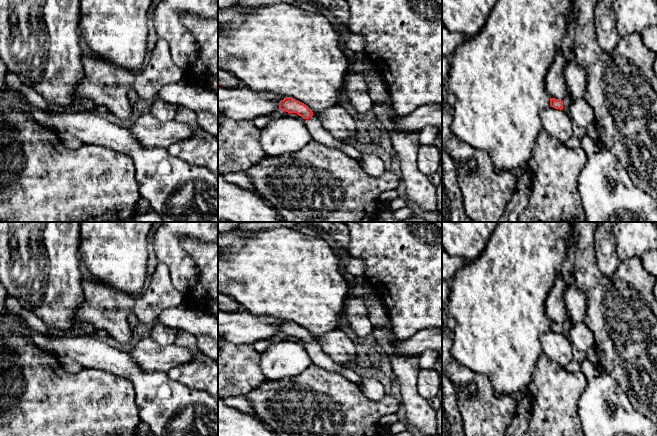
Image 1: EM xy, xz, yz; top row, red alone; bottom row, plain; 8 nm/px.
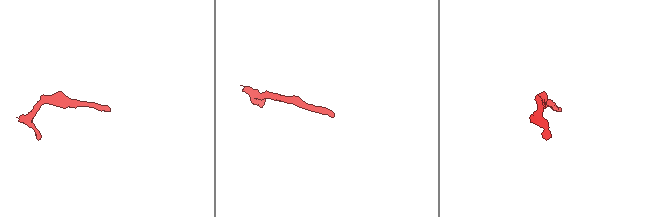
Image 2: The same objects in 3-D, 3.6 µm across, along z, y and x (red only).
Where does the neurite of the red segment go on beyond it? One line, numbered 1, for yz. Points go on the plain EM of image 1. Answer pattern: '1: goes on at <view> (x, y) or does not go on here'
1: goes on at yz (567, 325)

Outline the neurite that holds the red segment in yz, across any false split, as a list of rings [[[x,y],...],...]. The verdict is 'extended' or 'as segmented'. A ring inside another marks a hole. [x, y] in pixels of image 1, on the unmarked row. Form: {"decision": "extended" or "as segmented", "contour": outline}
{"decision": "extended", "contour": [[[567,319],[563,324],[550,322],[550,330],[555,333],[565,333],[569,332],[572,328],[572,323],[569,319]]]}

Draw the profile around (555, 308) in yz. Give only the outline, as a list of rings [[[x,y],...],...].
[[[560,274],[557,275],[545,300],[545,313],[550,322],[563,324],[568,319],[564,301],[565,288],[565,281]]]

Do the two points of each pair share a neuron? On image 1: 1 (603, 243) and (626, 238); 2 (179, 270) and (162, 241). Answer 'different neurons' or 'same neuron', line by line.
1: different neurons
2: same neuron

